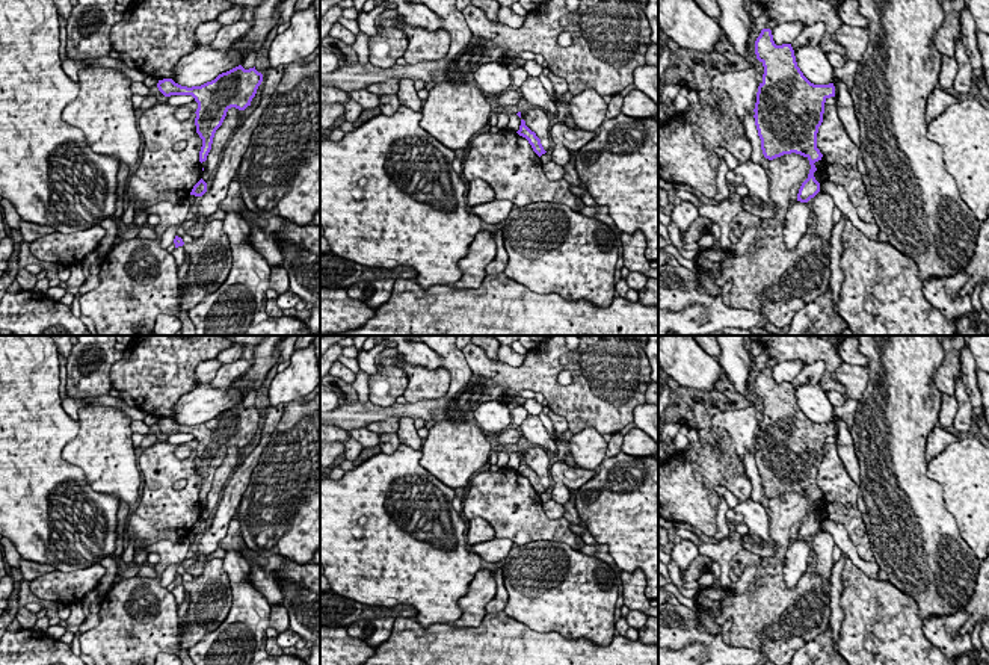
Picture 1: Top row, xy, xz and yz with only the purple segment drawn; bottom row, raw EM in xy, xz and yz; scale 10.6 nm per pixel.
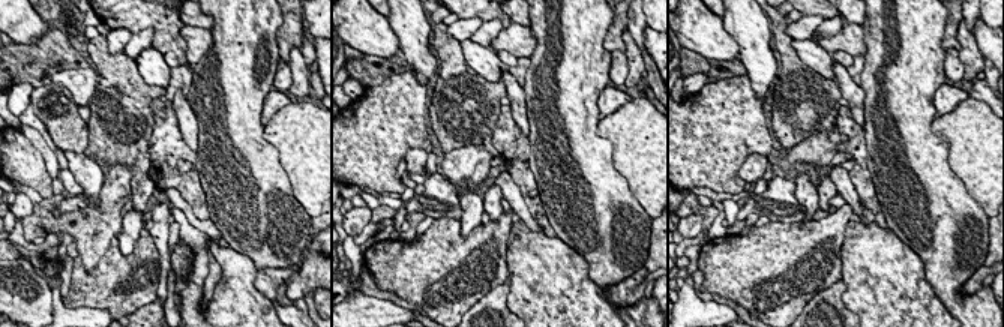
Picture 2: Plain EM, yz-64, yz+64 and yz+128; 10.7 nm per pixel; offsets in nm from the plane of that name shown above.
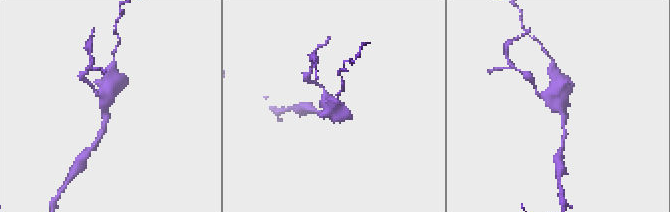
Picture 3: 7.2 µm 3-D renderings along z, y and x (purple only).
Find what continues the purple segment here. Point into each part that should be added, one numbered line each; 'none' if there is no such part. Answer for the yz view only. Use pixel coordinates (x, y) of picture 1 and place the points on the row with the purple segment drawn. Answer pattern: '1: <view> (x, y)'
none

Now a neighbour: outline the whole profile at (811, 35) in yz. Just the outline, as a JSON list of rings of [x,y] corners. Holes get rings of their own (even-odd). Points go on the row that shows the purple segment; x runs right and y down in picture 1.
[[[814,23],[812,26],[805,27],[800,35],[791,42],[793,50],[796,51],[805,45],[818,47],[824,29],[824,23]]]

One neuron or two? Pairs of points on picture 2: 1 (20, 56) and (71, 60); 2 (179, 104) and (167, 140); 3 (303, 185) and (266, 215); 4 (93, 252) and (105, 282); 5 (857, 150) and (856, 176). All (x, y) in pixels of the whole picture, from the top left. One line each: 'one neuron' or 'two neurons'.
1: one neuron
2: two neurons
3: two neurons
4: two neurons
5: one neuron

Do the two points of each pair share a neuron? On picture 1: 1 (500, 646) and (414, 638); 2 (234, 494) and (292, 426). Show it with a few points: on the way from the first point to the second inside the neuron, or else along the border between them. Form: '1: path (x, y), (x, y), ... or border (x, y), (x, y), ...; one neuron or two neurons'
1: path (479, 646), (435, 646); one neuron
2: border (268, 443), (237, 508); two neurons

